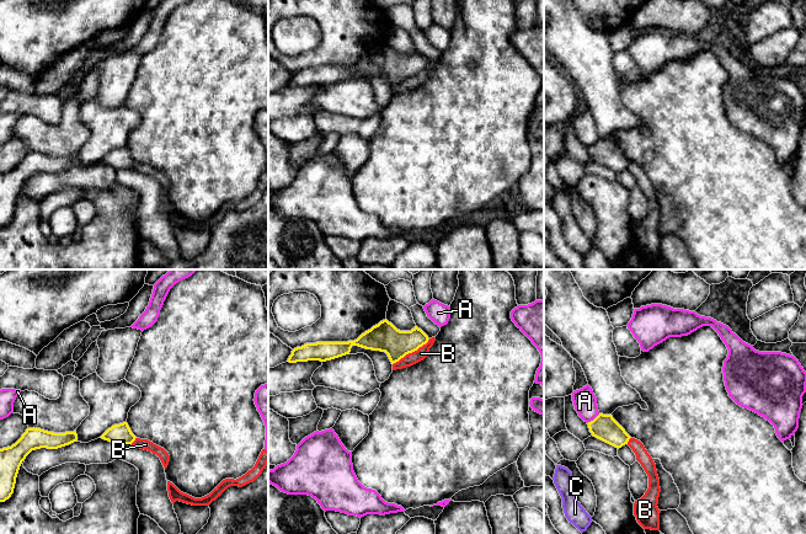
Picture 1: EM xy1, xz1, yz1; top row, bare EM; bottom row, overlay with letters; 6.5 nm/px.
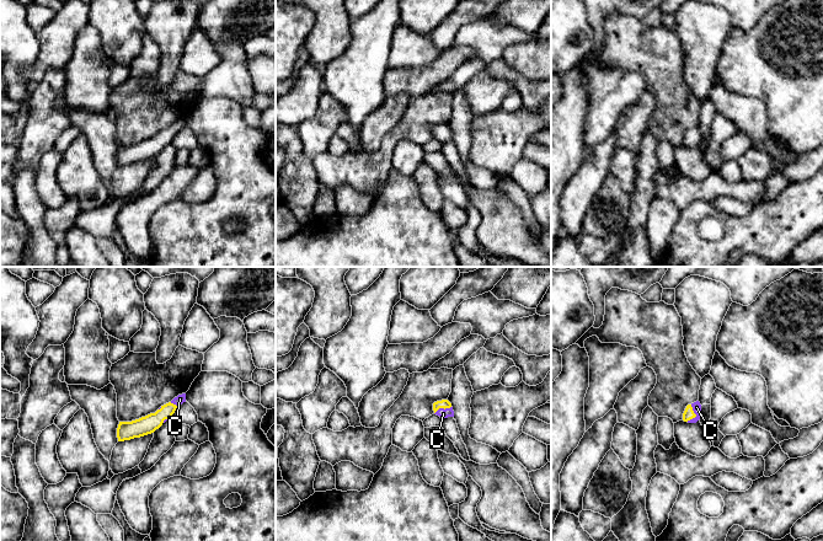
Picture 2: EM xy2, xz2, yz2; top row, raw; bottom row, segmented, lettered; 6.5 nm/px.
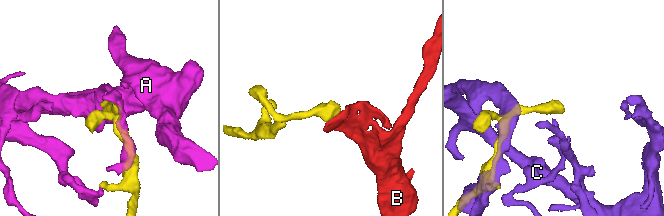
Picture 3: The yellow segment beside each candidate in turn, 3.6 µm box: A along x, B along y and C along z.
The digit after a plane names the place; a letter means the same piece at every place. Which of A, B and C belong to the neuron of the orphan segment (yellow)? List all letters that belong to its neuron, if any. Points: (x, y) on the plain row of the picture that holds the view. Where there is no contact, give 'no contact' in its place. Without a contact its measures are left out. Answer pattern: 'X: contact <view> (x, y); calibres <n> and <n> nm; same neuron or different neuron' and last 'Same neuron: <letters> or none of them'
A: contact yz1 (594, 143); calibres 170 and 160 nm; different neuron
B: contact xz1 (411, 76); calibres 190 and 80 nm; different neuron
C: contact yz2 (695, 139); calibres 70 and 60 nm; same neuron
Same neuron: C

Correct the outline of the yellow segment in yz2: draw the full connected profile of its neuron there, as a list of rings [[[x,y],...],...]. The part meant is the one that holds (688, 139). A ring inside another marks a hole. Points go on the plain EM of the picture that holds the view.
[[[699,125],[688,129],[684,138],[683,138],[683,145],[688,148],[696,148],[700,144],[701,140],[701,129]]]

